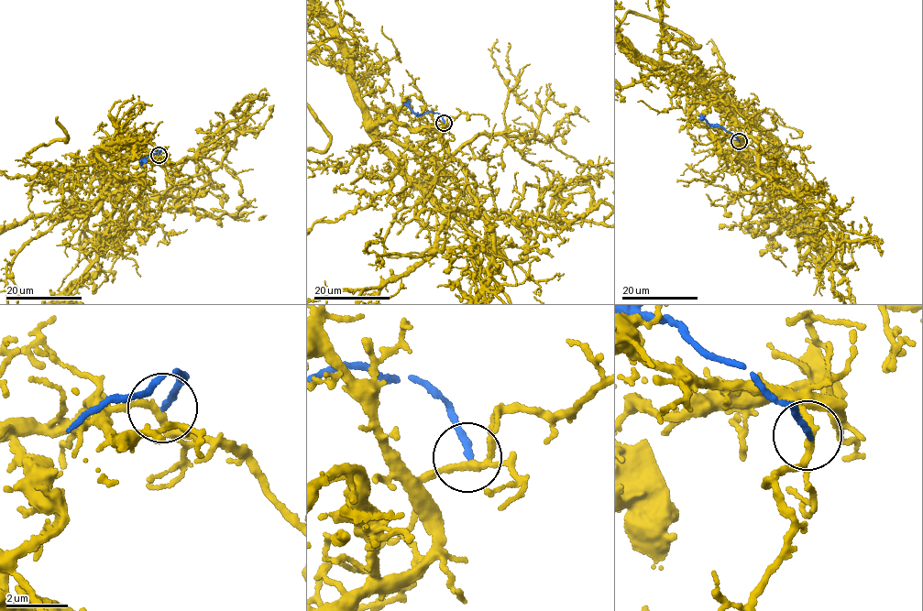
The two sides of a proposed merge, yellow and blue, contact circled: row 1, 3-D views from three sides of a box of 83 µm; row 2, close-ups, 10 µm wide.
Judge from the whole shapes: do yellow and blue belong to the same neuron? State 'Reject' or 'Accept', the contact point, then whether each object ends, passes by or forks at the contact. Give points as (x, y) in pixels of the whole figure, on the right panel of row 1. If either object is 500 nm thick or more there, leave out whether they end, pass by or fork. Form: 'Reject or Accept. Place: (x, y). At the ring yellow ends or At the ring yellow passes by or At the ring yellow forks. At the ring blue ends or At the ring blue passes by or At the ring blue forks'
Reject. Place: (739, 141). At the ring yellow forks. At the ring blue ends

